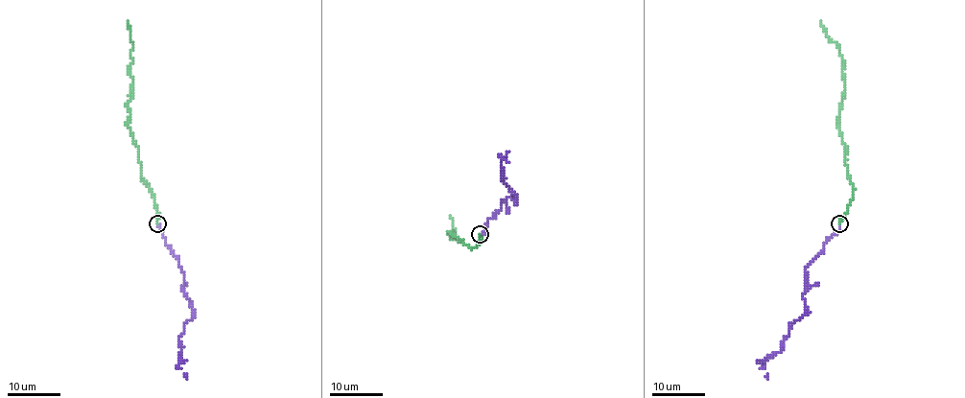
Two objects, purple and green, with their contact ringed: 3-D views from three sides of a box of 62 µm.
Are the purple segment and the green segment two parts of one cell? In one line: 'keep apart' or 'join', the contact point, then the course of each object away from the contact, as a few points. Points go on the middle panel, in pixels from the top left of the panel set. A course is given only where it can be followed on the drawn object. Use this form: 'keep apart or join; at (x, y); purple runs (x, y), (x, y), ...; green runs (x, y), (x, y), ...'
join; at (480, 234); purple runs (480, 233), (503, 200), (513, 200), (516, 196), (502, 180), (502, 157), (509, 162); green runs (480, 233), (480, 240), (473, 248), (451, 232), (455, 240), (451, 238), (455, 239), (456, 232), (449, 216)

